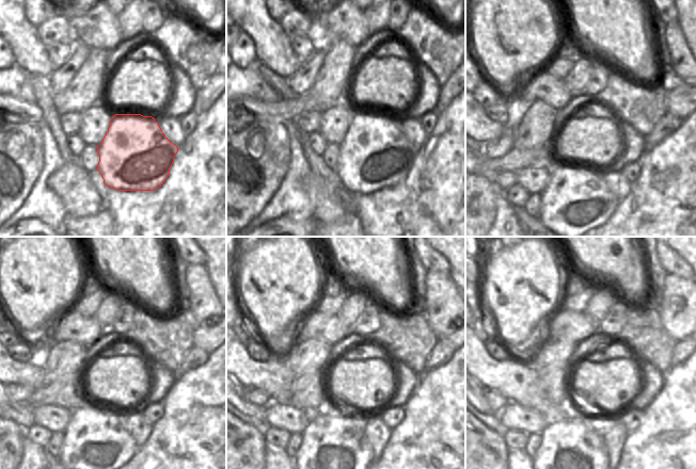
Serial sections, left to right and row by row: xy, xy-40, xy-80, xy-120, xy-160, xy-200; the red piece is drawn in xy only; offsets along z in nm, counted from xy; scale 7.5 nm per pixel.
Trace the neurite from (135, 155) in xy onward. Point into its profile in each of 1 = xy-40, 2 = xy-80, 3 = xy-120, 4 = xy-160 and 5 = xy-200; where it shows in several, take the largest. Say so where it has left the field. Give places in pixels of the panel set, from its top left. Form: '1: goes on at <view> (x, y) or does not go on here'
1: goes on at xy-40 (375, 154)
2: goes on at xy-80 (573, 201)
3: goes on at xy-120 (96, 442)
4: goes on at xy-160 (334, 453)
5: goes on at xy-200 (572, 453)

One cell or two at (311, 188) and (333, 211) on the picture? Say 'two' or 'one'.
one

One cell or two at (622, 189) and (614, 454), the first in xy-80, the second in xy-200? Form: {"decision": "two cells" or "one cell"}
{"decision": "one cell"}

